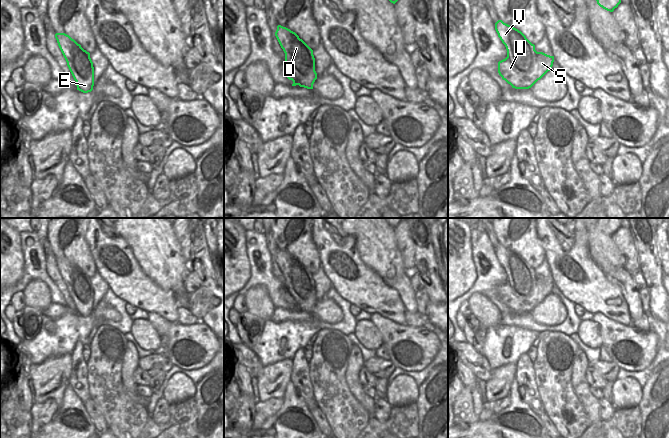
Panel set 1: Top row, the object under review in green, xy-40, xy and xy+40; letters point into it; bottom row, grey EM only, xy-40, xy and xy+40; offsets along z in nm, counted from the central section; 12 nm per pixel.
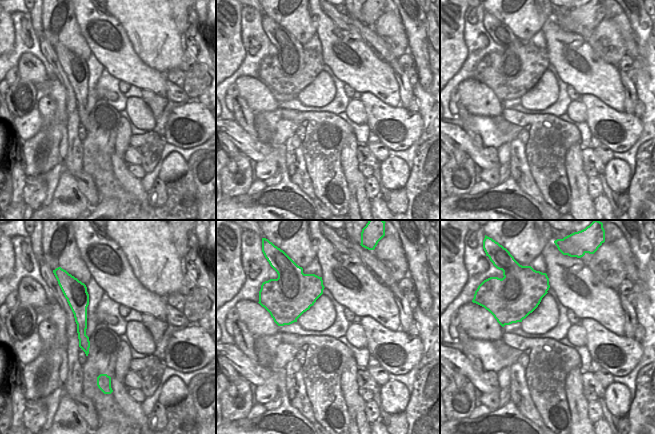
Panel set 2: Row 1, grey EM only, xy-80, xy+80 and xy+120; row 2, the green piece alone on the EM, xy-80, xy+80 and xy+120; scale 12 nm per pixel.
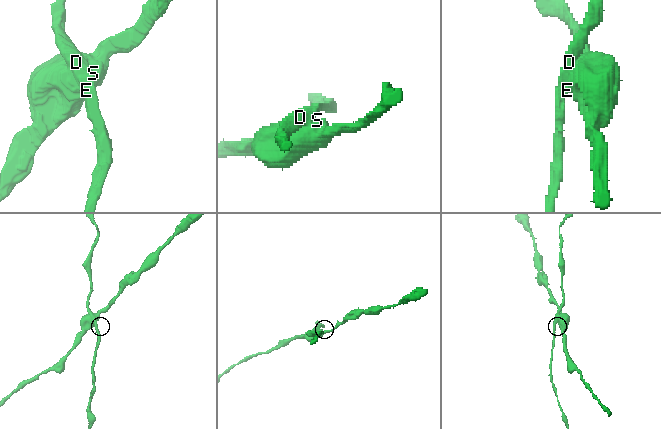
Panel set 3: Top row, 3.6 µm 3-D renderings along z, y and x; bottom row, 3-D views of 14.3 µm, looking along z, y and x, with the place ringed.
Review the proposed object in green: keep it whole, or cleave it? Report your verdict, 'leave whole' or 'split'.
split

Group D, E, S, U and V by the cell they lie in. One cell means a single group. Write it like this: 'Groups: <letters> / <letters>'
Groups: D E V / S U.

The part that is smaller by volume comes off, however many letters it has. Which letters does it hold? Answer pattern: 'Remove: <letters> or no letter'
Remove: D, E, V

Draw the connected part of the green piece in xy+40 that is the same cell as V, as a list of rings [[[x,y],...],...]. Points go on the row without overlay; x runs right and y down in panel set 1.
[[[502,244],[495,247],[495,254],[505,271],[512,271],[517,286],[527,294],[525,296],[525,299],[527,299],[531,295],[528,291],[534,289],[537,284],[535,269],[521,255],[504,247]]]

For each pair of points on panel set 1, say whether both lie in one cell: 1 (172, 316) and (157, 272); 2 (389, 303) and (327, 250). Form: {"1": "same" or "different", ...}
{"1": "different", "2": "same"}

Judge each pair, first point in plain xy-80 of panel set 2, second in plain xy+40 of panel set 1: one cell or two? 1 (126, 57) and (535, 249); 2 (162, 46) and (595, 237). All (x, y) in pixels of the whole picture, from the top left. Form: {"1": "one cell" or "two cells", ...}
{"1": "two cells", "2": "one cell"}

